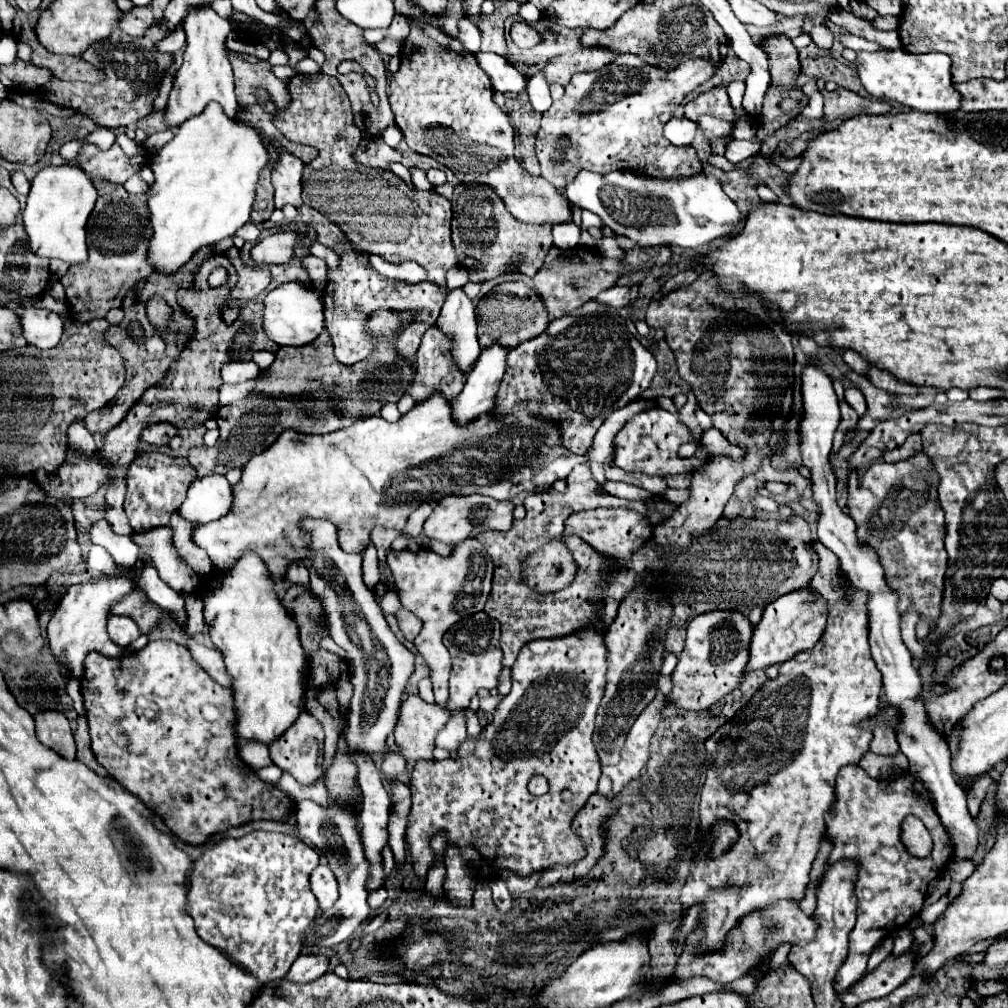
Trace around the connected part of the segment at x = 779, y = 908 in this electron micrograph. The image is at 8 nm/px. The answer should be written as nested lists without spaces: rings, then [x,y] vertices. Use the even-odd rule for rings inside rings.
[[[782,901],[782,903],[776,903],[774,907],[770,909],[764,909],[762,915],[754,913],[746,919],[742,919],[742,923],[732,929],[730,937],[728,937],[728,943],[726,943],[726,949],[722,949],[720,953],[706,953],[704,957],[696,957],[694,955],[694,949],[698,947],[698,939],[702,937],[702,933],[694,931],[688,935],[688,941],[684,945],[684,951],[682,955],[678,957],[678,965],[676,965],[676,971],[674,975],[678,979],[690,979],[690,977],[698,977],[698,975],[706,975],[714,981],[720,981],[720,983],[730,983],[742,975],[746,975],[760,959],[770,957],[774,953],[774,949],[780,945],[780,943],[794,943],[794,945],[804,945],[808,943],[812,937],[814,937],[814,931],[816,929],[816,923],[814,923],[814,917],[808,917],[800,911],[800,905],[794,905],[794,903],[788,903],[788,901]]]

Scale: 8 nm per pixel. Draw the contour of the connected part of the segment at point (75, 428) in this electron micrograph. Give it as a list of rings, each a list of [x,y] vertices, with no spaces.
[[[82,419],[74,421],[74,423],[68,427],[68,449],[70,449],[70,451],[82,451],[84,455],[96,451],[94,435],[88,433],[88,429],[84,427],[84,421],[82,421]]]

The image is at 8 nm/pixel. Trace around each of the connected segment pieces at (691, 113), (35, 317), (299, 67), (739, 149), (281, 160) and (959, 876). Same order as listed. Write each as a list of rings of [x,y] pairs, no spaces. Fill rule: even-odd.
[[[714,87],[706,93],[700,93],[696,99],[686,103],[684,109],[686,109],[686,117],[692,121],[696,121],[702,113],[722,117],[728,121],[736,121],[734,107],[730,107],[730,99],[724,87]]]
[[[28,307],[20,313],[20,327],[26,341],[38,349],[52,349],[58,345],[62,329],[64,329],[64,317],[46,309]]]
[[[304,57],[302,61],[296,63],[296,73],[318,73],[320,71],[320,65],[314,63],[310,57]]]
[[[732,139],[728,143],[728,149],[726,149],[726,159],[730,163],[740,163],[752,155],[756,155],[760,149],[760,139],[754,139],[754,141],[738,141],[738,139]]]
[[[282,151],[278,157],[278,165],[272,171],[272,185],[276,189],[276,207],[282,209],[284,205],[294,205],[300,207],[302,199],[302,169],[304,163],[294,157],[288,151]]]
[[[954,859],[954,861],[950,861],[948,871],[950,871],[952,880],[948,895],[949,899],[952,900],[961,892],[964,879],[966,879],[968,875],[972,875],[974,863],[972,863],[970,859]]]

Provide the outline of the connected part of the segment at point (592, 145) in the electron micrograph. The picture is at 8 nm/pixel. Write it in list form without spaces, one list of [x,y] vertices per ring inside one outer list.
[[[618,55],[616,61],[608,63],[604,69],[592,73],[576,73],[566,87],[566,93],[560,101],[554,101],[552,107],[542,115],[542,127],[536,137],[536,155],[540,161],[540,177],[552,183],[558,189],[564,189],[580,169],[594,173],[610,173],[614,169],[628,169],[642,175],[654,177],[678,177],[694,175],[702,171],[702,163],[693,147],[674,147],[664,139],[662,129],[666,121],[672,119],[672,111],[682,103],[688,91],[698,89],[716,73],[710,59],[688,59],[678,65],[674,71],[662,71],[640,61],[638,55]]]

